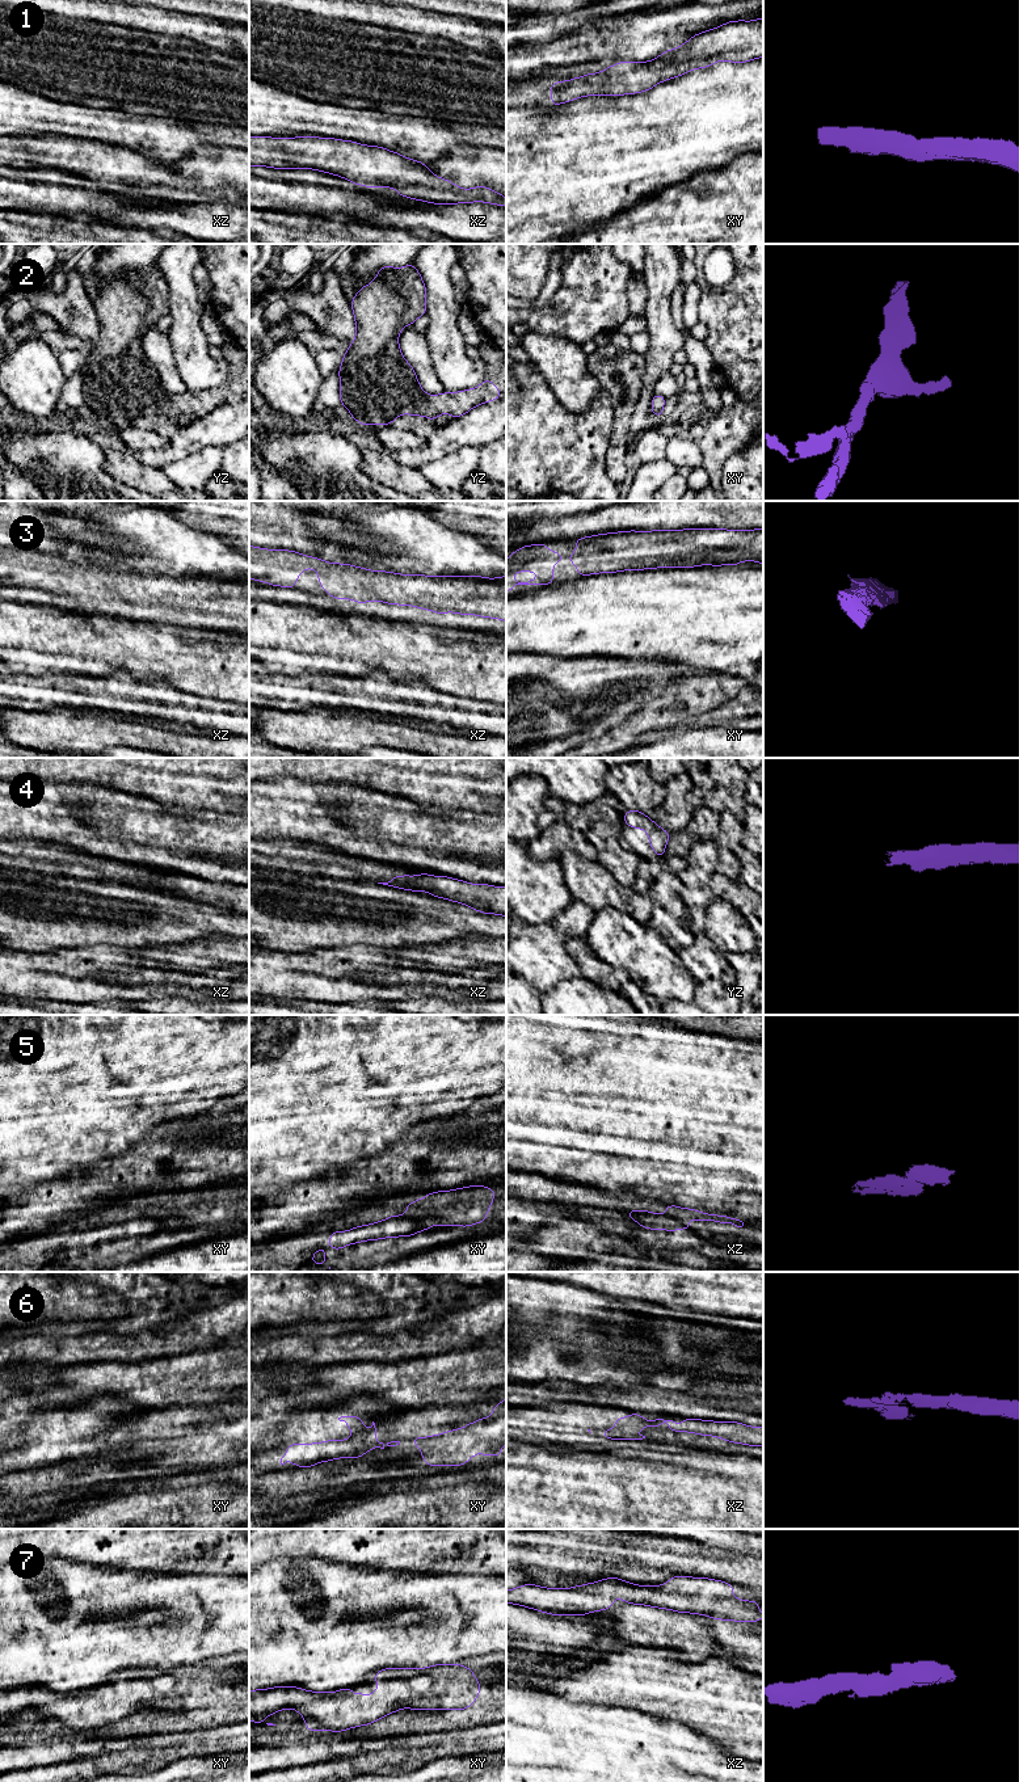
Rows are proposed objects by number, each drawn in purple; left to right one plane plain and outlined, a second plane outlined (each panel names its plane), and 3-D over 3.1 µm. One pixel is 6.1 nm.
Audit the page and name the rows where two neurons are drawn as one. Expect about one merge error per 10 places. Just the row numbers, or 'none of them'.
none of them

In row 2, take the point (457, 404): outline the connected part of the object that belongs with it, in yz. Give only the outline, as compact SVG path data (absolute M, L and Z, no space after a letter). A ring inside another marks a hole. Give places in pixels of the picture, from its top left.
M413 264L404 267L382 266L376 278L363 286L350 304L355 319L355 340L348 346L338 368L340 404L345 405L350 416L361 425L391 425L400 414L425 416L435 421L439 414L447 413L456 418L480 404L501 397L501 391L488 378L476 388L454 393L443 392L433 396L421 388L413 367L405 361L399 346L400 330L413 325L420 316L426 313L426 287Z

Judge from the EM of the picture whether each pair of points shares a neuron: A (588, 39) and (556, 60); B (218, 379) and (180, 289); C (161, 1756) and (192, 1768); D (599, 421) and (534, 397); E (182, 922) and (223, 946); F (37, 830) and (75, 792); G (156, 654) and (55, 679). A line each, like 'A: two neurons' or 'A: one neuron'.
A: one neuron
B: one neuron
C: two neurons
D: one neuron
E: two neurons
F: one neuron
G: two neurons

